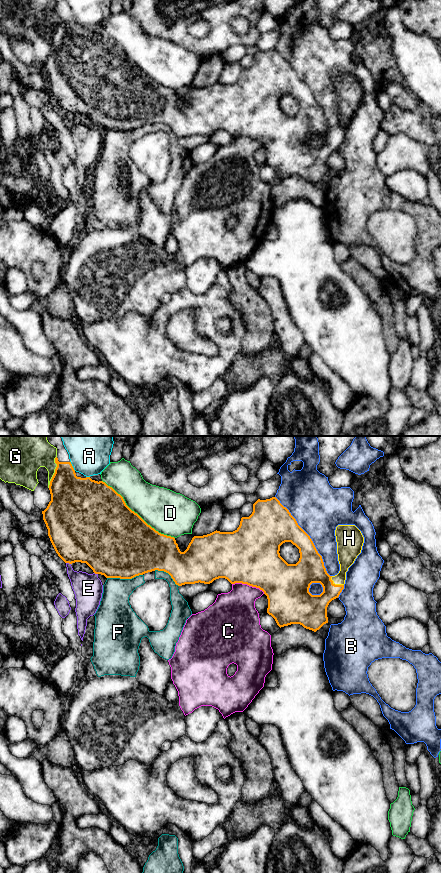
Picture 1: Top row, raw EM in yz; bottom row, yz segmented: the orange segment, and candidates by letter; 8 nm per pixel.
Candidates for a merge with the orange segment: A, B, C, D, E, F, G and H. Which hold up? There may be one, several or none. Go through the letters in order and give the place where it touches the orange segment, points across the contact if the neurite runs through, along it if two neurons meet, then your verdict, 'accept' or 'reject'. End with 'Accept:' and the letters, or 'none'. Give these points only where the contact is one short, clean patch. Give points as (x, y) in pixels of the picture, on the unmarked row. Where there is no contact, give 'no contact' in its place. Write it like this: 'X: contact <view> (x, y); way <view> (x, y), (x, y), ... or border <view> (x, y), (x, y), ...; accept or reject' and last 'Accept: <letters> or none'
A: contact yz (72, 18); reject
B: contact yz (309, 88); reject
C: contact yz (248, 136); reject
D: contact yz (137, 66); reject
E: contact yz (68, 114); reject
F: contact yz (124, 130); reject
G: contact yz (55, 24); reject
H: contact yz (336, 137); accept
Accept: H

